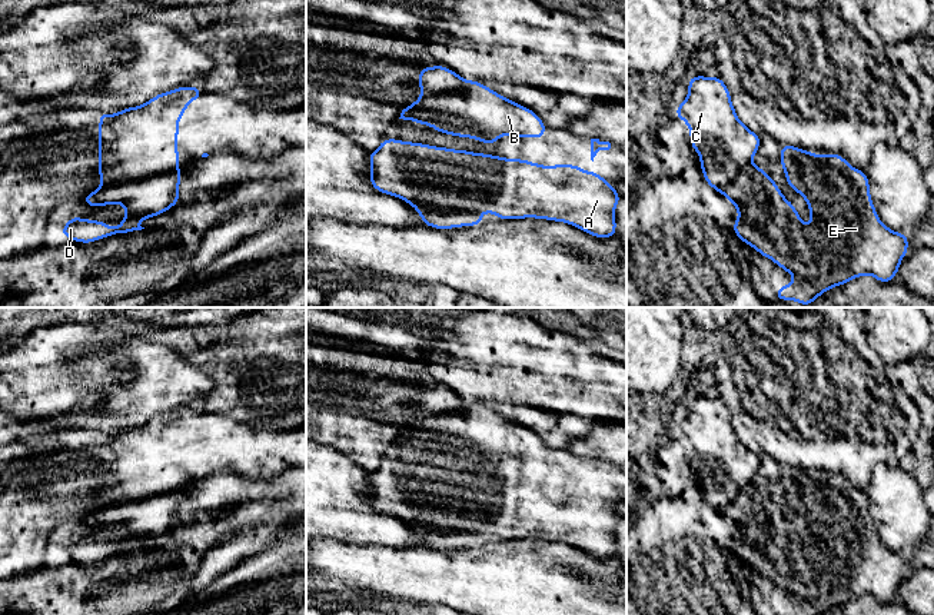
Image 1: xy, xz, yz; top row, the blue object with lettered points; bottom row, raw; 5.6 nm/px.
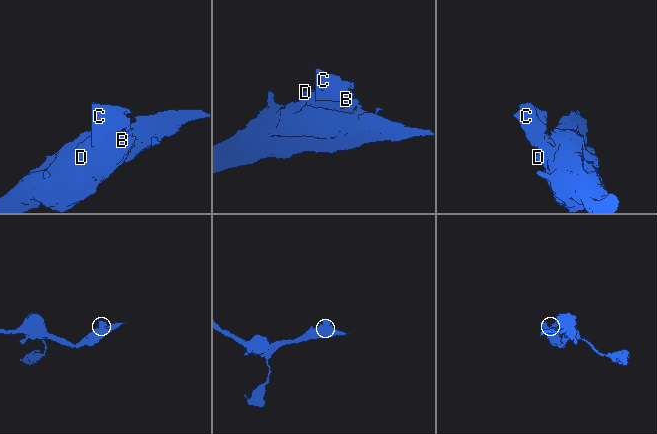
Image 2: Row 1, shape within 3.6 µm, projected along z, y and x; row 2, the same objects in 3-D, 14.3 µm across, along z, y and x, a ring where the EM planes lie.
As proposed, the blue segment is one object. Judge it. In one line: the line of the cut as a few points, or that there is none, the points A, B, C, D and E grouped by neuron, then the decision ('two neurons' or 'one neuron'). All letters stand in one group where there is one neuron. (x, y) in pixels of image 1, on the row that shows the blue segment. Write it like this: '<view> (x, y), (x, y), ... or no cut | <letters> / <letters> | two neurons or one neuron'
xy (178, 169), (103, 182) | A B D E / C | two neurons

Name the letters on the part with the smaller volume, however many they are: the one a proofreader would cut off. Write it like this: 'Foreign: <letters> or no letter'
Foreign: C

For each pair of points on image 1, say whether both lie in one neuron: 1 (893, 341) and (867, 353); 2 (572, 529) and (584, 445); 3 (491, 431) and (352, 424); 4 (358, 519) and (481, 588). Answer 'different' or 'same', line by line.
1: different
2: different
3: different
4: different

